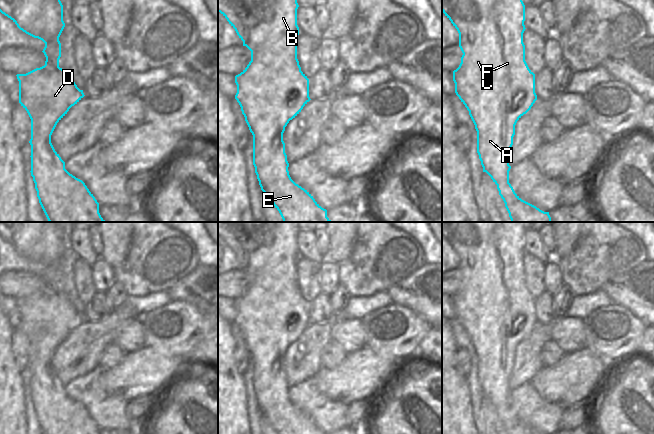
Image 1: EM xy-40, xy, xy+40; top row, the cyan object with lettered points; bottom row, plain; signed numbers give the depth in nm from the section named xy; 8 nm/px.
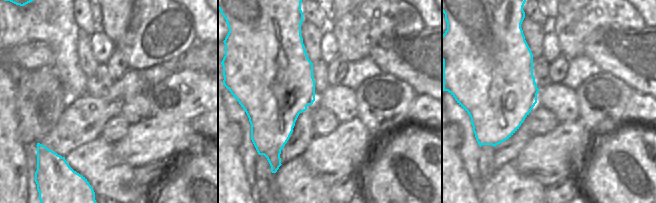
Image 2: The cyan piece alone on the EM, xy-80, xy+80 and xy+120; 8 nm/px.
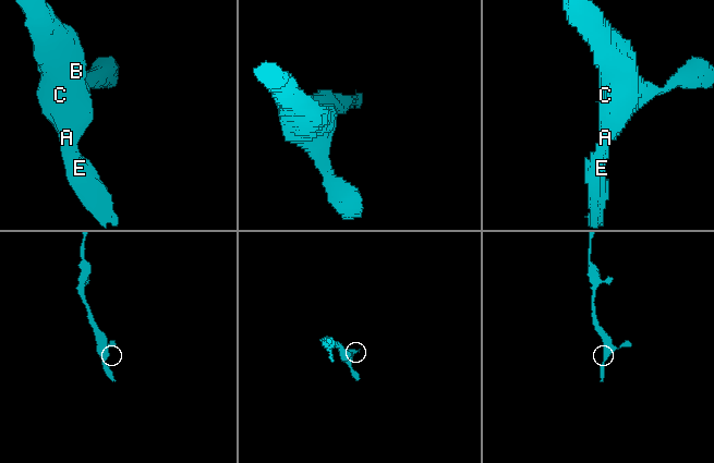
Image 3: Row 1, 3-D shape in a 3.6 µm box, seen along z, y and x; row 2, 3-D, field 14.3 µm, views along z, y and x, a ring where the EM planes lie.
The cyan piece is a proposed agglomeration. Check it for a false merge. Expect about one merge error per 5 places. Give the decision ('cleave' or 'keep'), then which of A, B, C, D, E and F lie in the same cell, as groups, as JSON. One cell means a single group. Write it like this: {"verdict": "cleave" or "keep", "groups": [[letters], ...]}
{"verdict": "keep", "groups": [["A", "B", "C", "D", "E", "F"]]}

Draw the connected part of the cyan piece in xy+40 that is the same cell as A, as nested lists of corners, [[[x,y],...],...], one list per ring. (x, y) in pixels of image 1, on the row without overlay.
[[[442,222],[442,236],[459,257],[459,271],[463,277],[459,291],[453,295],[455,317],[469,335],[477,355],[477,377],[483,391],[497,409],[507,434],[540,434],[522,424],[509,407],[509,377],[513,369],[515,349],[535,325],[535,298],[525,285],[525,229],[521,222]]]

